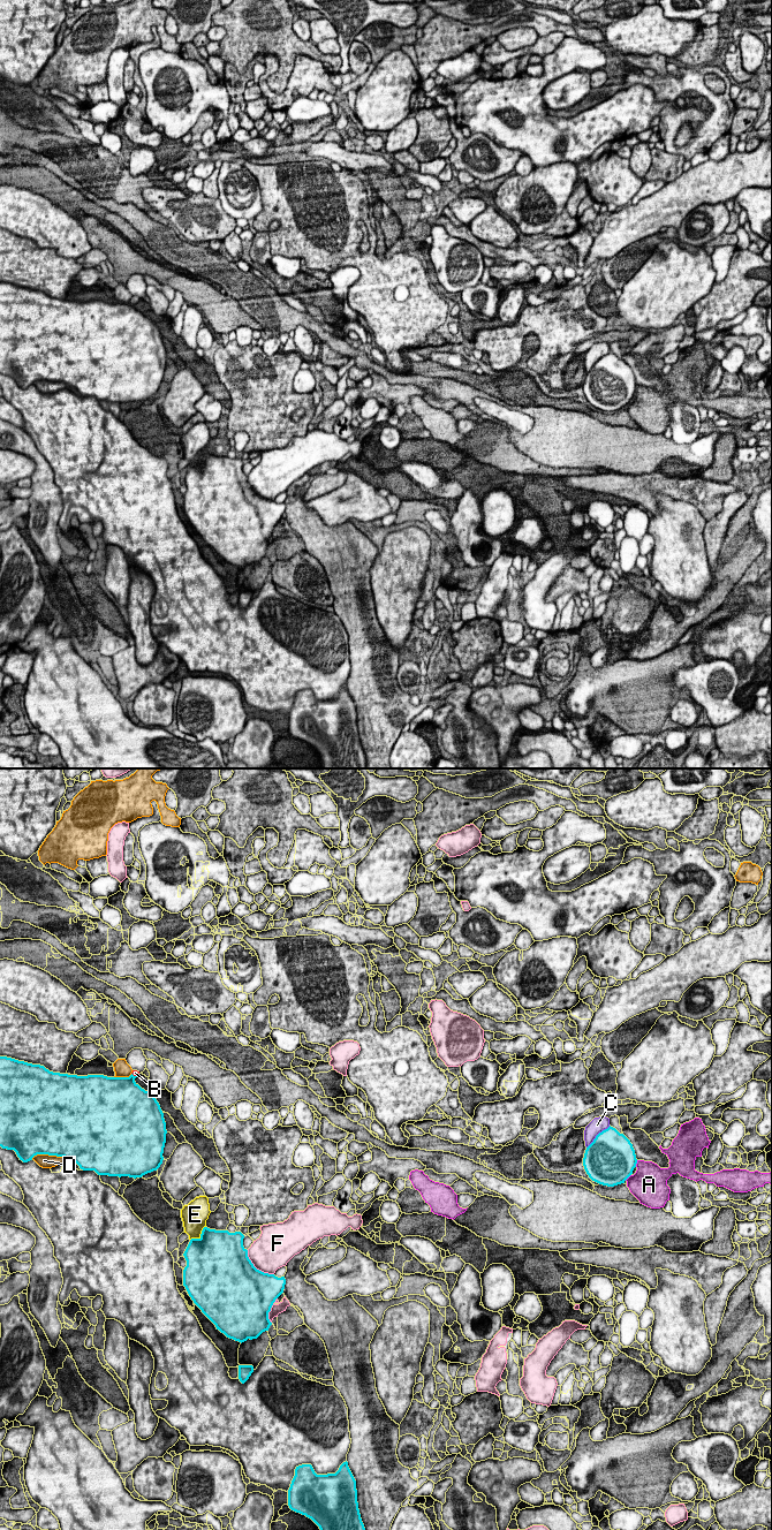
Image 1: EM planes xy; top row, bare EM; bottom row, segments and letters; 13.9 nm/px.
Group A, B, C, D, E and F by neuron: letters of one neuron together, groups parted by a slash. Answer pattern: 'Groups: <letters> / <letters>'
Groups: A / B / C / D / E / F

